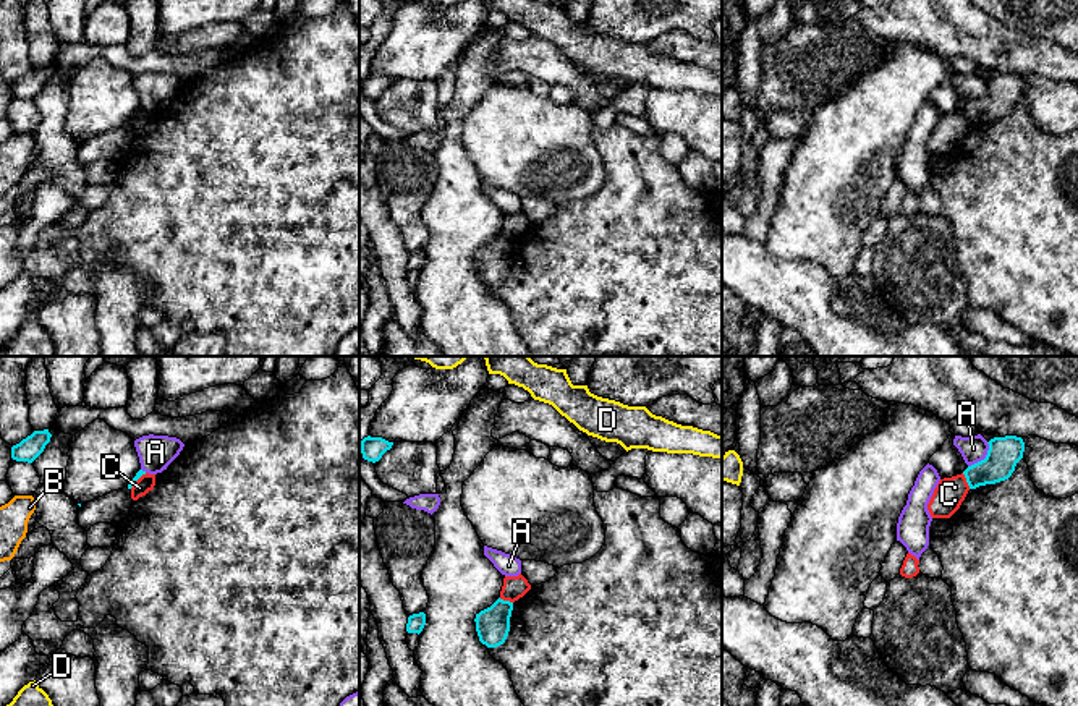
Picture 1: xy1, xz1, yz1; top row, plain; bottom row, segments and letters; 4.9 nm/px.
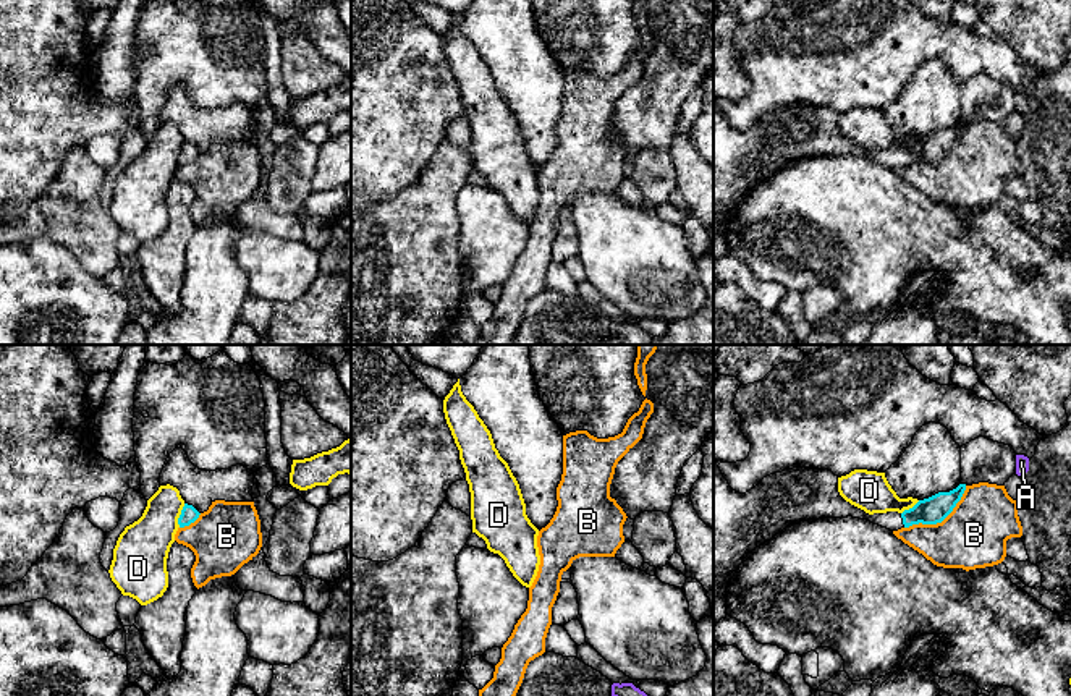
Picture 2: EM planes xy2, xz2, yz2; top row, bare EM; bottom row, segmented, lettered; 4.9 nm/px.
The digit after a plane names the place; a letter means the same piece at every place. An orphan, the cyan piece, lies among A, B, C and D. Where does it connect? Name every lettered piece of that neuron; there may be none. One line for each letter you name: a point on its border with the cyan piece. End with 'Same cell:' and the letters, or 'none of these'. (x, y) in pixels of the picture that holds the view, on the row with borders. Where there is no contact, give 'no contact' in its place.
Same cell: none of these

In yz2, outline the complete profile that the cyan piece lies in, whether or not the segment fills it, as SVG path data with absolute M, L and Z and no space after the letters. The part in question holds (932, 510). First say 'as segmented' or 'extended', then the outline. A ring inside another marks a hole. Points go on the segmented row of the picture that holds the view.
extended | M736 377L713 382L713 628L726 617L726 589L749 552L801 521L859 518L898 531L912 524L942 523L961 500L966 484L919 500L912 508L869 515L838 492L828 469L793 468L770 474L746 494L733 490L718 465L744 461L751 443L741 431L734 398Z

